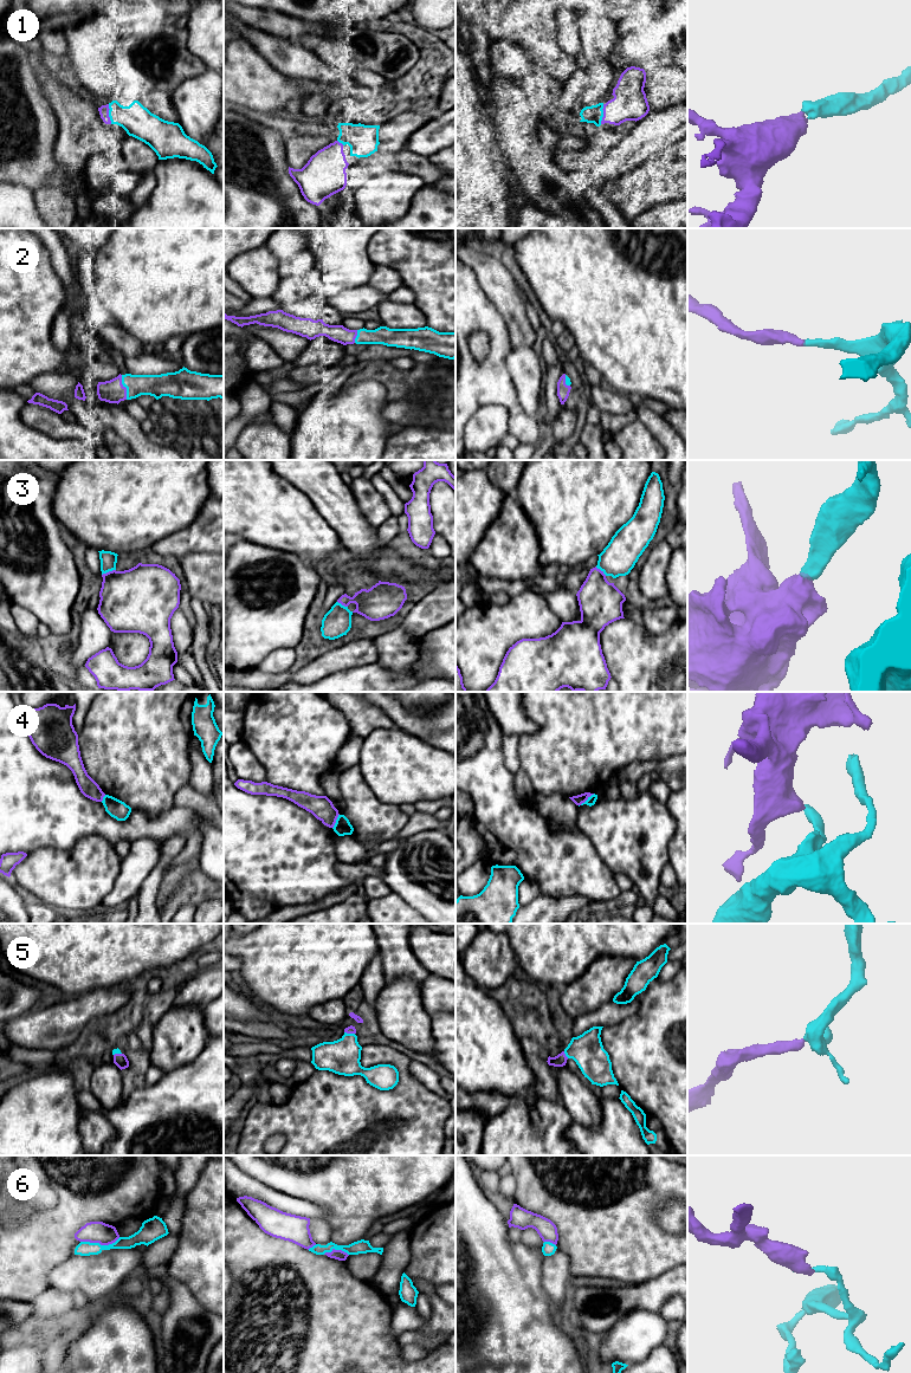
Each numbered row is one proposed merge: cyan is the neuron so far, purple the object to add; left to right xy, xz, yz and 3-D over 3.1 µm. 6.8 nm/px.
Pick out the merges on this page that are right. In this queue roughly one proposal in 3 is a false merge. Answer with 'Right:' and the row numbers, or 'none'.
Right: 1, 2, 3, 5

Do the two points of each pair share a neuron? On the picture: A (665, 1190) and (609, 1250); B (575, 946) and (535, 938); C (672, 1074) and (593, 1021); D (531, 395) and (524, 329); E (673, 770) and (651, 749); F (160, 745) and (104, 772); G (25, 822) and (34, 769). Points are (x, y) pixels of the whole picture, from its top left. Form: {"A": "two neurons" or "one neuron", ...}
{"A": "one neuron", "B": "one neuron", "C": "two neurons", "D": "two neurons", "E": "two neurons", "F": "one neuron", "G": "one neuron"}

